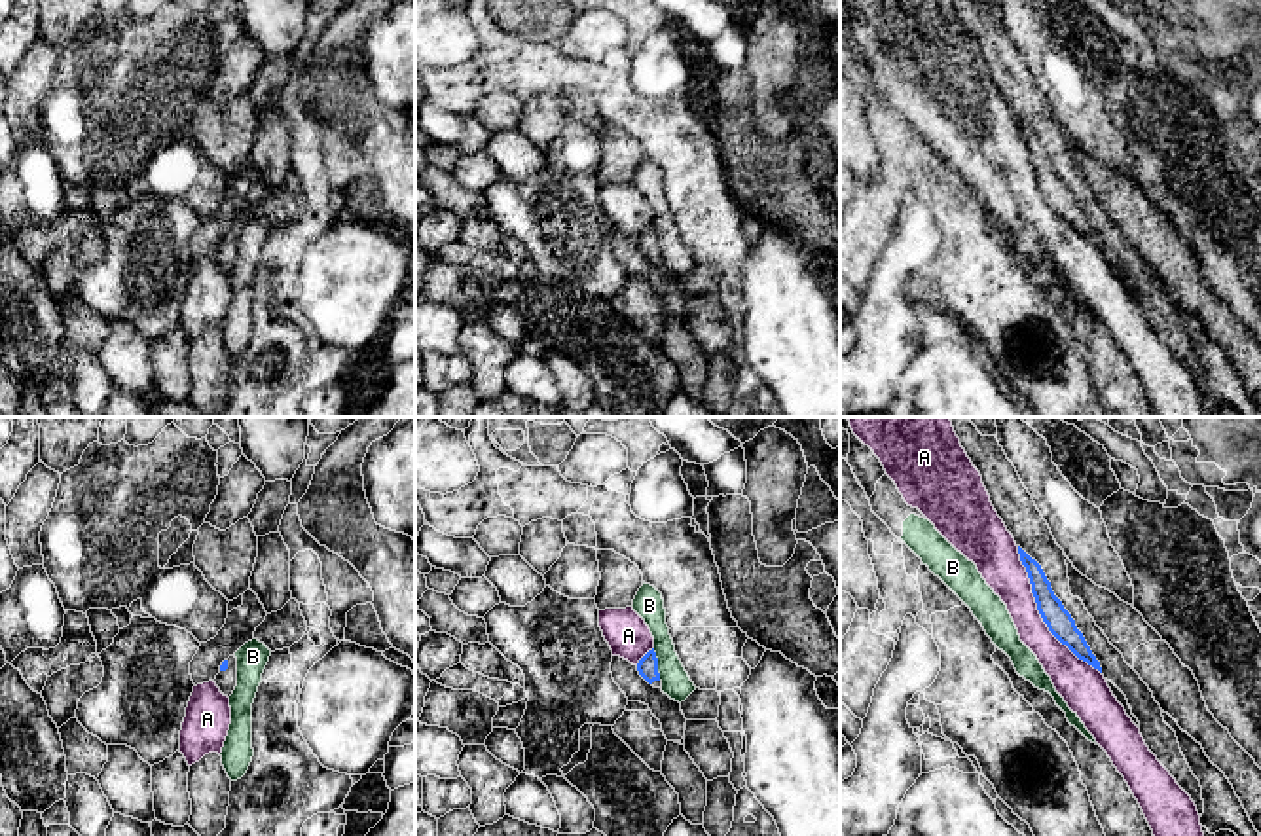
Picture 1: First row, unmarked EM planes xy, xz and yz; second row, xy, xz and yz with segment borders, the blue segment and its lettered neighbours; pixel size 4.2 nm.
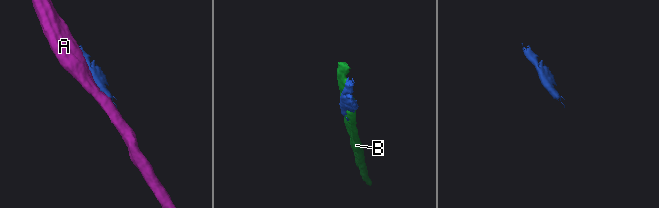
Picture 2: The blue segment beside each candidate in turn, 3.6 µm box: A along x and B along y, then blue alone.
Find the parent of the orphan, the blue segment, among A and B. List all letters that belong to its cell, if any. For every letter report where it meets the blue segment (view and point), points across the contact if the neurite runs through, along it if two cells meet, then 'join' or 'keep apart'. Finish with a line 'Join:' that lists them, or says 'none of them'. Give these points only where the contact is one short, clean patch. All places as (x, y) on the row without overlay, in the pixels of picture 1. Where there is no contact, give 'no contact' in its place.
A: yz (1040, 188) | keep apart
B: xz (657, 239) | keep apart
Join: none of them

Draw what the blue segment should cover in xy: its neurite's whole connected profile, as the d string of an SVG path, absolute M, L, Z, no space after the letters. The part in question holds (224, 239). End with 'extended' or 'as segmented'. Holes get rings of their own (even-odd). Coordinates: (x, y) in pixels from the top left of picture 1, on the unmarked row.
M235 229L222 237L220 248L214 254L224 271L231 271L237 262L237 233Z; extended

